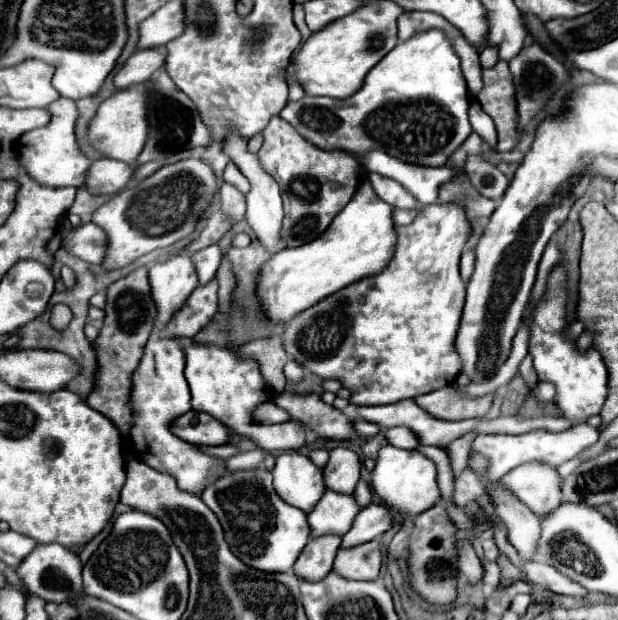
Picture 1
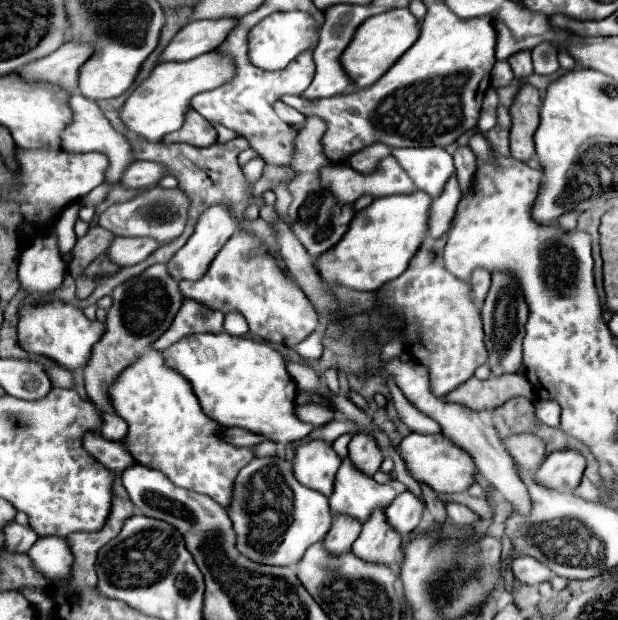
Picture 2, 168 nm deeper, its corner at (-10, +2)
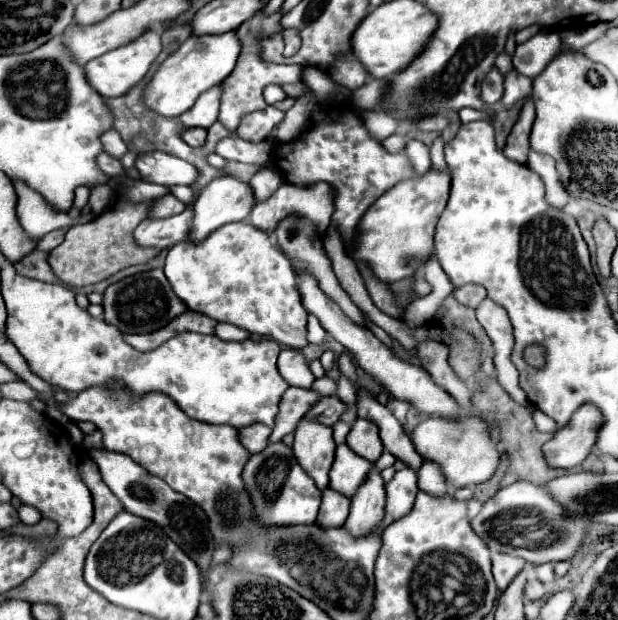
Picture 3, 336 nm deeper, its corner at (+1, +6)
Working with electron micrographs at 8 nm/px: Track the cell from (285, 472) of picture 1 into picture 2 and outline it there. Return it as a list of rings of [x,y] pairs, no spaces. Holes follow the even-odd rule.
[[[321,440],[301,444],[293,458],[295,480],[305,488],[321,492],[323,496],[331,496],[339,466],[341,460],[333,452],[331,444]]]

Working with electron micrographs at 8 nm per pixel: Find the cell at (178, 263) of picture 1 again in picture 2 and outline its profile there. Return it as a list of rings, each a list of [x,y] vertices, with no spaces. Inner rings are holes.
[[[213,206],[207,212],[201,214],[197,228],[193,232],[193,236],[187,240],[187,244],[167,262],[167,270],[169,274],[181,282],[181,280],[199,280],[205,276],[209,264],[213,262],[213,256],[223,248],[223,244],[237,232],[237,220],[231,216],[231,212],[227,212],[227,208],[223,206]]]

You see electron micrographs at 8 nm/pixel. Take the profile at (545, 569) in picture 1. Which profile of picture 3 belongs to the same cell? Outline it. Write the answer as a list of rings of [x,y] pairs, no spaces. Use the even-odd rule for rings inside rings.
[[[492,554],[492,574],[496,580],[498,590],[502,592],[516,576],[518,572],[526,566],[524,560],[518,556],[508,556],[508,554]]]

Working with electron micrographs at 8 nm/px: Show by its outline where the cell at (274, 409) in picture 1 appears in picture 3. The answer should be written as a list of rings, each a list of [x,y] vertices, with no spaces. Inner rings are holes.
[[[322,396],[318,400],[318,404],[314,404],[312,412],[308,412],[308,418],[310,420],[314,418],[320,424],[326,424],[326,426],[334,426],[342,418],[346,408],[348,406],[338,396]]]

